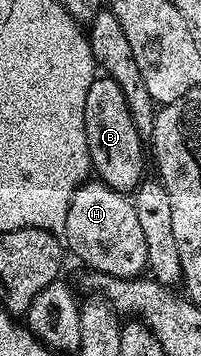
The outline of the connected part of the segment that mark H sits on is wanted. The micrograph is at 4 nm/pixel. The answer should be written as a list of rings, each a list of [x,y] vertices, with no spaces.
[[[97,177],[79,183],[72,193],[72,199],[68,205],[64,243],[69,254],[71,251],[80,262],[87,263],[90,271],[99,271],[121,279],[136,279],[147,270],[148,249],[144,245],[144,232],[140,230],[140,220],[136,218],[136,209],[131,196],[104,185]]]

